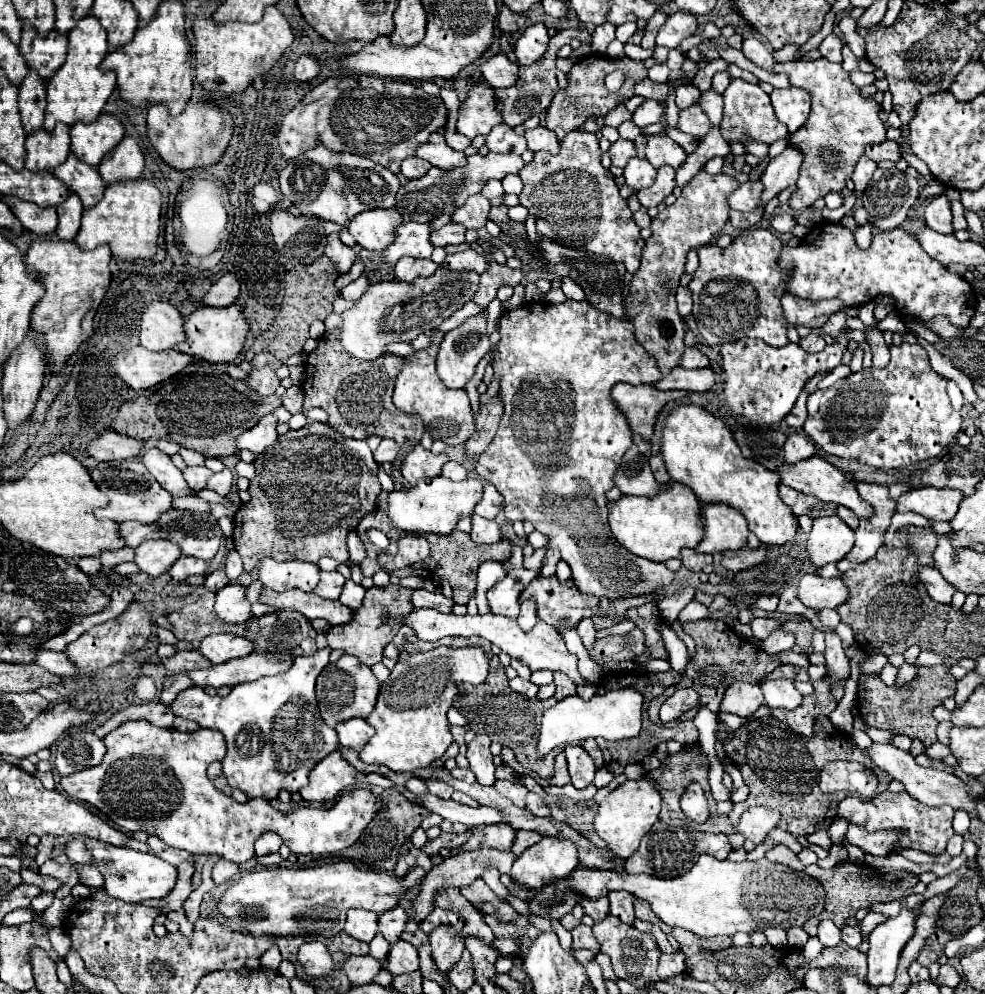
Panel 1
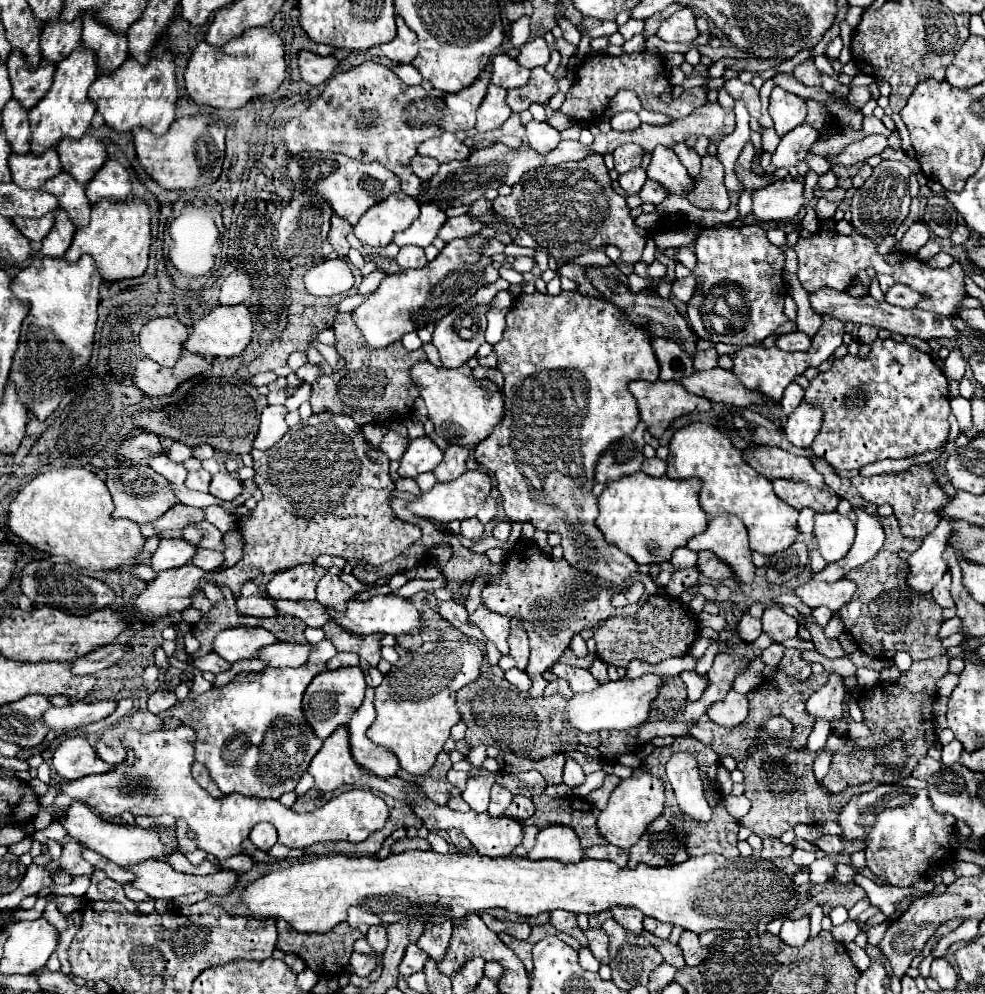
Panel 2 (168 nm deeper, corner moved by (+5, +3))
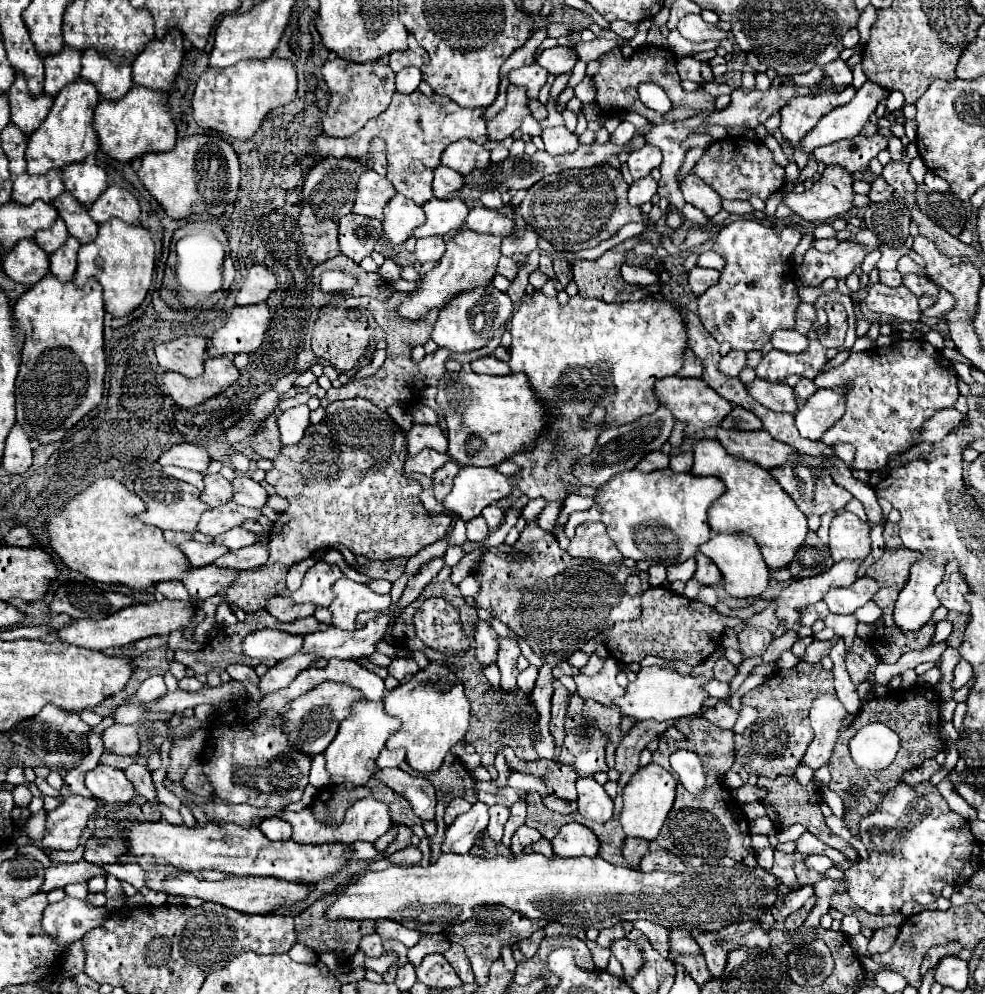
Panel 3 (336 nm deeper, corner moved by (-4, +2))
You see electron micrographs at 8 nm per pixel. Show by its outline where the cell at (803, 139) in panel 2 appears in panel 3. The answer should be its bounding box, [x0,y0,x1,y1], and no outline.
[800,81,886,155]

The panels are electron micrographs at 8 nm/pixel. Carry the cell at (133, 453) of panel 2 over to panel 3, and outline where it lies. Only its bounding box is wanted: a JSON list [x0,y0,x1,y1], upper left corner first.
[158,443,210,473]

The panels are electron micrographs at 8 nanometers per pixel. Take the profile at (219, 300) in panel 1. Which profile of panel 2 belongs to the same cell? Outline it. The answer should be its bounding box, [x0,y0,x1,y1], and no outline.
[219,269,251,306]

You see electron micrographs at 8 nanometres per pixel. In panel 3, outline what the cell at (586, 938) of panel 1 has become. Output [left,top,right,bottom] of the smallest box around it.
[612,939,642,977]

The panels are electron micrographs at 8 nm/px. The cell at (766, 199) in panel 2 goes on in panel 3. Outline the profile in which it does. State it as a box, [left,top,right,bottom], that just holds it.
[782,165,854,221]

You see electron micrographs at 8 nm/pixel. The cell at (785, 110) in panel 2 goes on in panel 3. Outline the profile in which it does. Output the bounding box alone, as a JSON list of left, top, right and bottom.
[780,85,856,143]

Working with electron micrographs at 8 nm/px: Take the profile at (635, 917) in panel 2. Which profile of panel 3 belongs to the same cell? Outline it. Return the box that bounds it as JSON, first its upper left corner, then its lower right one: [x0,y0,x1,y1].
[632,921,668,957]

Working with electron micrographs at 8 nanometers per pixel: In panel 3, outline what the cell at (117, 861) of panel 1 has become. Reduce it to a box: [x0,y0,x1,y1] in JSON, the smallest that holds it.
[164,873,308,915]

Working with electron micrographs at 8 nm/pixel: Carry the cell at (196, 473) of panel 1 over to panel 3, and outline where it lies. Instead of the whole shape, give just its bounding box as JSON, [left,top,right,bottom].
[200,473,232,507]

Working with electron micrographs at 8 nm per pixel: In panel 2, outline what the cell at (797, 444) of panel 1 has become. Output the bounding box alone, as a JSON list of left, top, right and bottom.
[783,400,823,448]

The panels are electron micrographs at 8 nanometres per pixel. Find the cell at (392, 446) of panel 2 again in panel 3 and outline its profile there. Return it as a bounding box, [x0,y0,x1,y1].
[406,425,448,457]

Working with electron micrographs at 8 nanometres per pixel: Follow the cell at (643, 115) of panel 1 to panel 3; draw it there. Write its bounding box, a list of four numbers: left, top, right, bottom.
[610,121,636,145]

